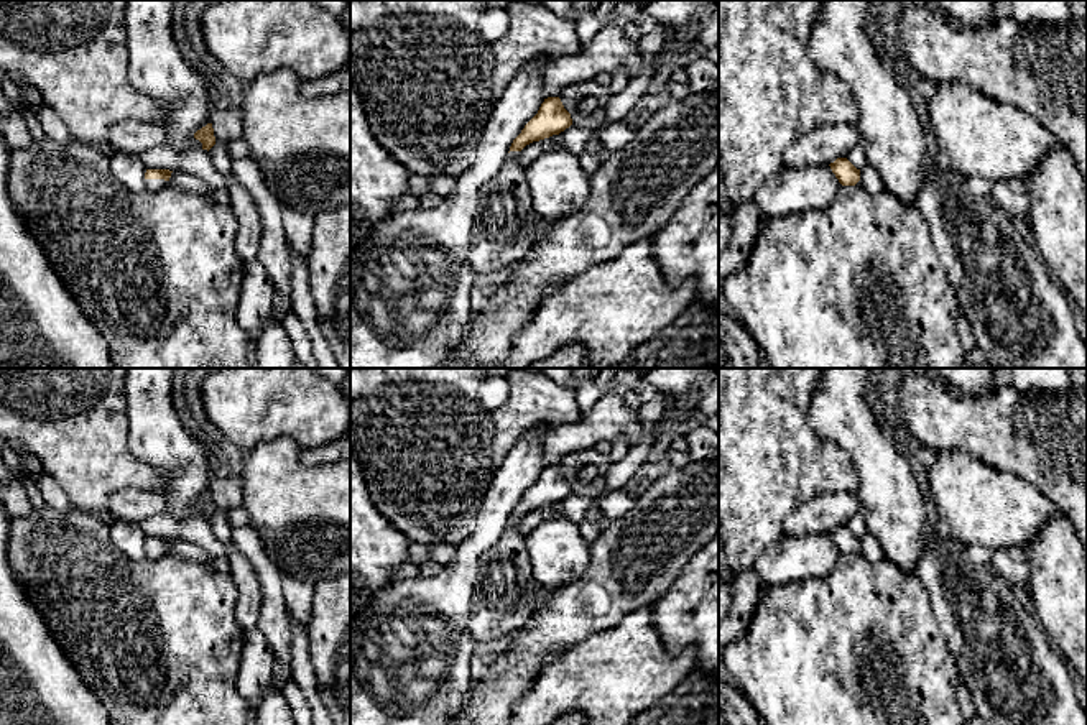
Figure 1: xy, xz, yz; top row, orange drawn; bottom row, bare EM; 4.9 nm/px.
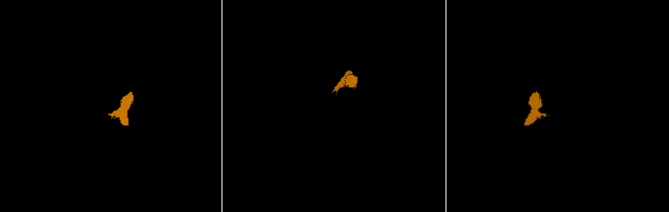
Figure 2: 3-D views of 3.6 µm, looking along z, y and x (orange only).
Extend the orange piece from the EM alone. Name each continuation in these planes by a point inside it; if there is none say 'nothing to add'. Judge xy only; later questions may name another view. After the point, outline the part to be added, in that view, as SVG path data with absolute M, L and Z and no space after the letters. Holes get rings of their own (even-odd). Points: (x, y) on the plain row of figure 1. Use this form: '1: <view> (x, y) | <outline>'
1: xy (152, 553) | M146 547L145 549L145 556L148 561L158 561L164 554L168 554L168 549L164 549L164 547Z

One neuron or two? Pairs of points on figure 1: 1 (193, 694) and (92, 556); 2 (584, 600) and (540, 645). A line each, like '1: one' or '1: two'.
1: one
2: one

